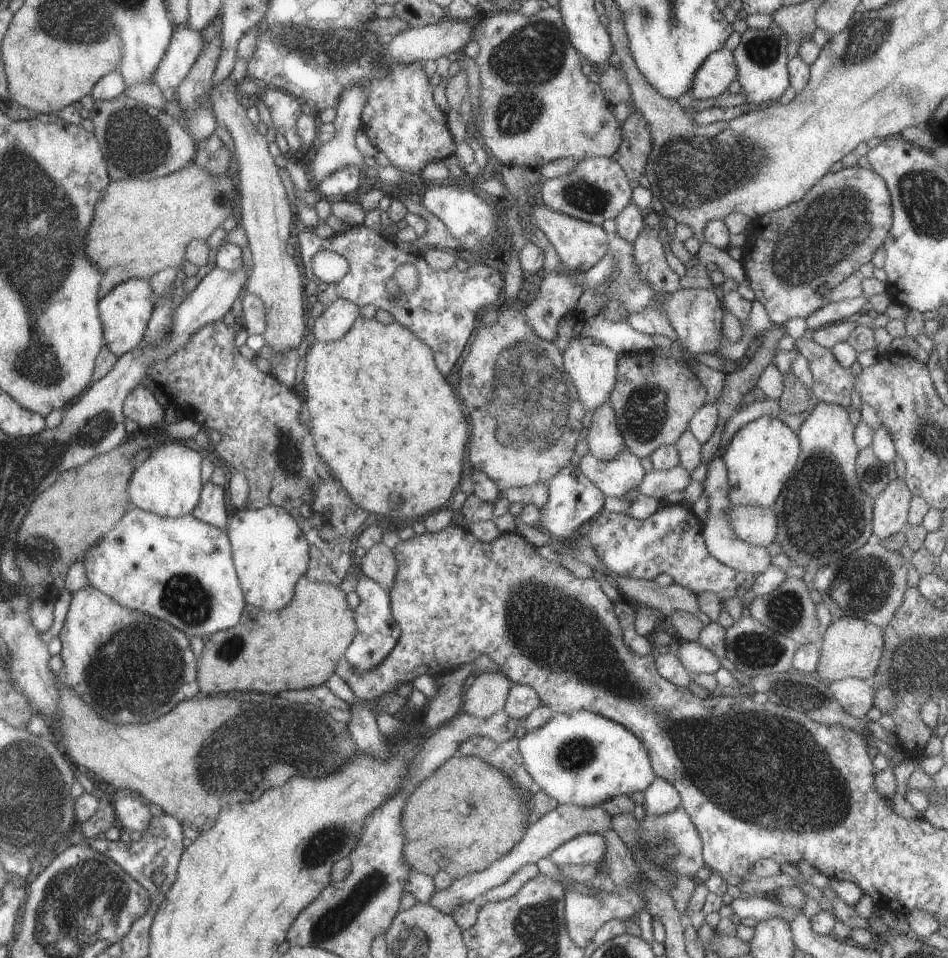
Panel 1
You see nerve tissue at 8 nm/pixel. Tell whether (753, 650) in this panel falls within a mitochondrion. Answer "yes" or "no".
yes

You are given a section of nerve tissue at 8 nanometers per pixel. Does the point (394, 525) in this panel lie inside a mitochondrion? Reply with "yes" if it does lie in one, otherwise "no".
no

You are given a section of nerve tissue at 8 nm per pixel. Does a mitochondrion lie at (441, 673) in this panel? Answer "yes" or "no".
no

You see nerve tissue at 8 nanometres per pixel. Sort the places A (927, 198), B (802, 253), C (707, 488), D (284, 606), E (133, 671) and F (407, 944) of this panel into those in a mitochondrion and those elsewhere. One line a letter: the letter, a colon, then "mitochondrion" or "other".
A: mitochondrion
B: mitochondrion
C: other
D: other
E: mitochondrion
F: mitochondrion

